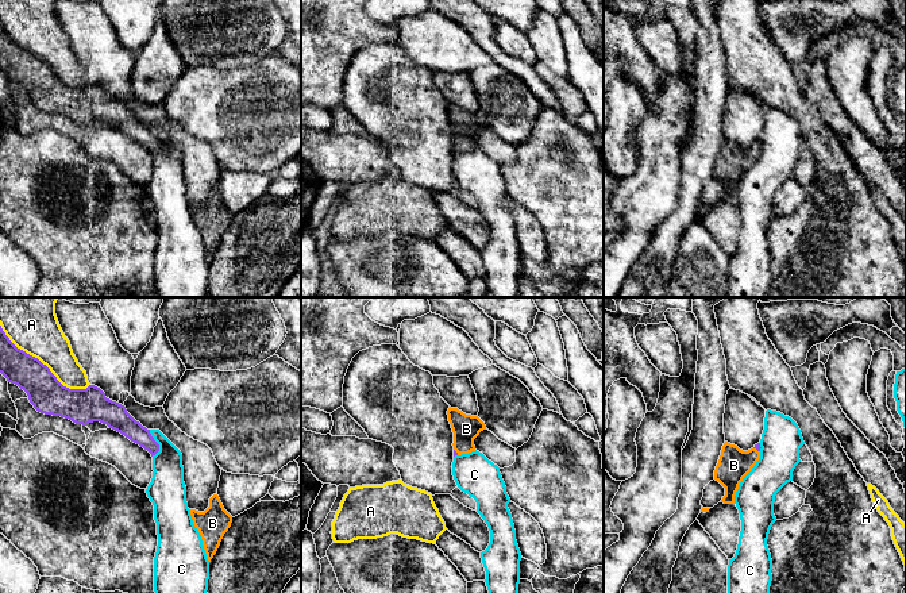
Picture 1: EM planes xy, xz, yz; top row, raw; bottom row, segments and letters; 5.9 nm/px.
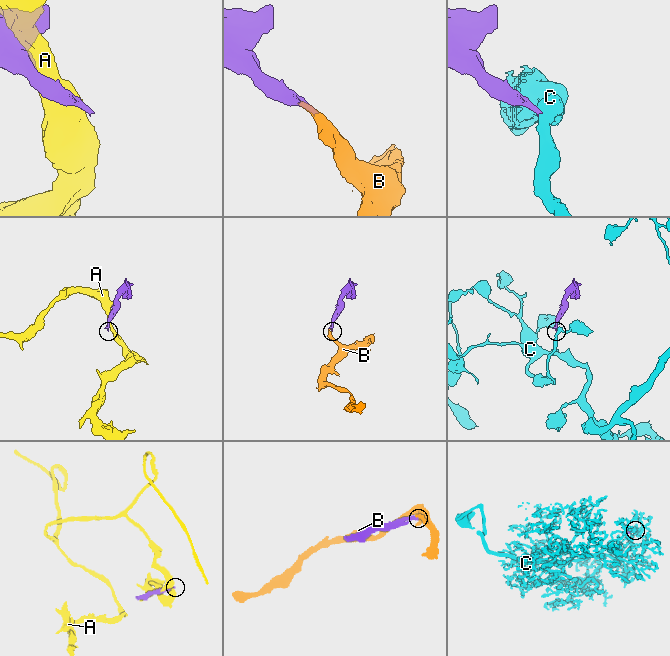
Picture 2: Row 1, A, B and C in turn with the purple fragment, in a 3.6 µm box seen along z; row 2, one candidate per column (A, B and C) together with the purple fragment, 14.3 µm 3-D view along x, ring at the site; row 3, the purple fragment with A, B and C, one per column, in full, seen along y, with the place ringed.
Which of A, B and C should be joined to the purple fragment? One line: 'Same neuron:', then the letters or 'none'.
Same neuron: B

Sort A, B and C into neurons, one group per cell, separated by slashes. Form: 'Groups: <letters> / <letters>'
Groups: A / B / C

